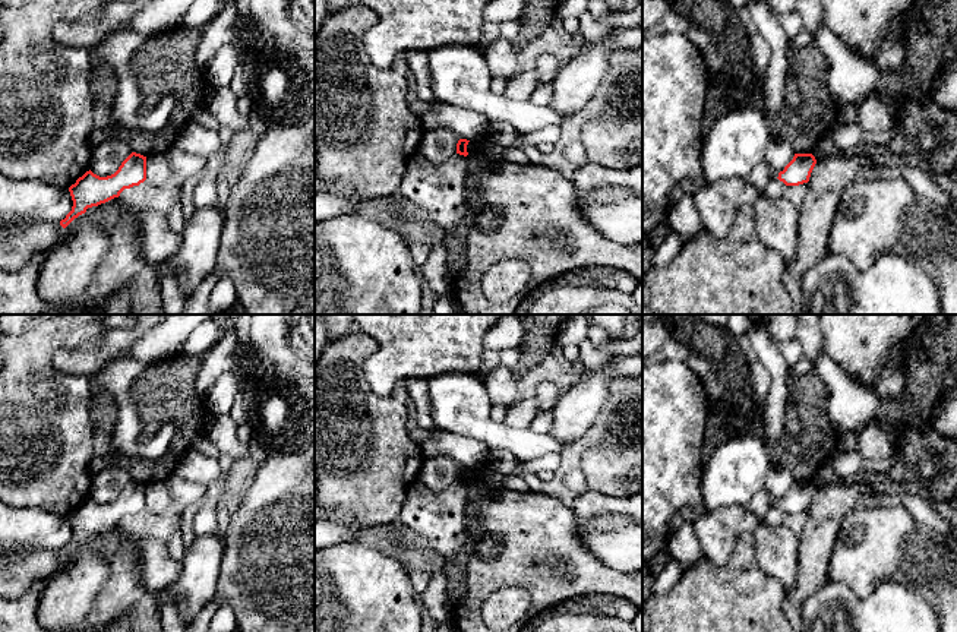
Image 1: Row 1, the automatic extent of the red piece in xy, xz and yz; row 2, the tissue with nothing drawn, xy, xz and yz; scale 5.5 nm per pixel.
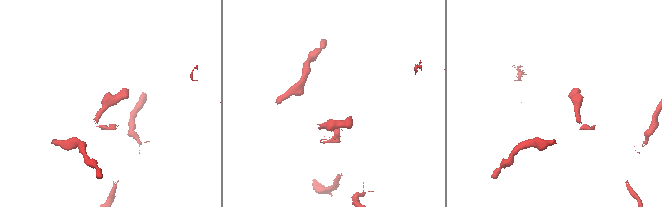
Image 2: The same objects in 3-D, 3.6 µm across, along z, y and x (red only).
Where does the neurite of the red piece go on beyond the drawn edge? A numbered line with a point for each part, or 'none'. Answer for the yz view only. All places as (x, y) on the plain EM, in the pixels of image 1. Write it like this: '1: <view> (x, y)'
none

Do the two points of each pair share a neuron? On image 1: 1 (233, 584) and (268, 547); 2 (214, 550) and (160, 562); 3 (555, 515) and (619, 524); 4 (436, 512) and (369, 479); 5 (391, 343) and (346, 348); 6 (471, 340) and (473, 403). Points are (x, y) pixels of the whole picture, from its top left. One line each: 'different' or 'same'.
1: same
2: different
3: different
4: different
5: different
6: different

